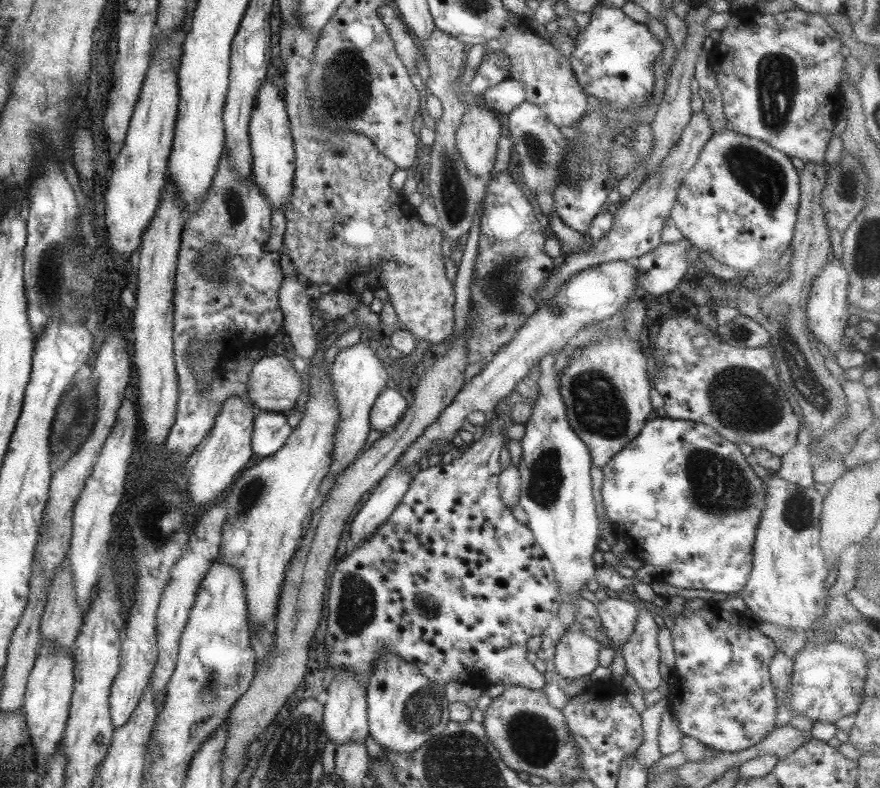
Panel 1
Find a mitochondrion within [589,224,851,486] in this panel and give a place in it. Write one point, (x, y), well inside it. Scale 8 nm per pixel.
(740, 399)

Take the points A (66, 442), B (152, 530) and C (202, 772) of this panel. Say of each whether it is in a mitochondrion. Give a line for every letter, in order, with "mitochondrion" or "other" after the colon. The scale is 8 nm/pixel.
A: mitochondrion
B: mitochondrion
C: other

